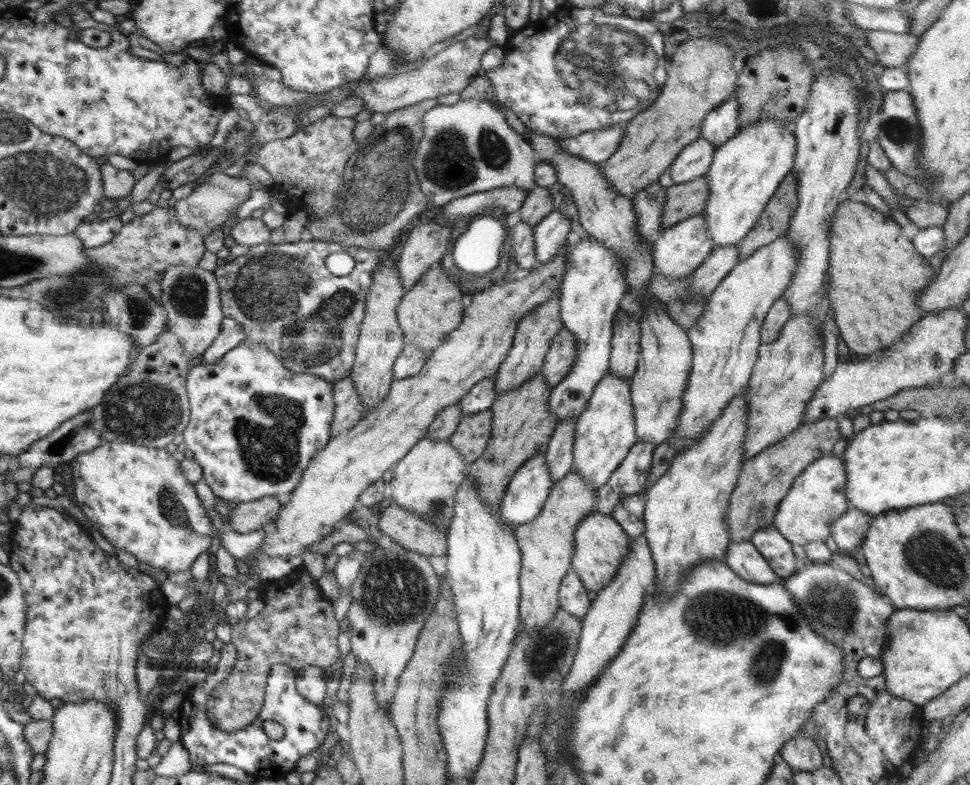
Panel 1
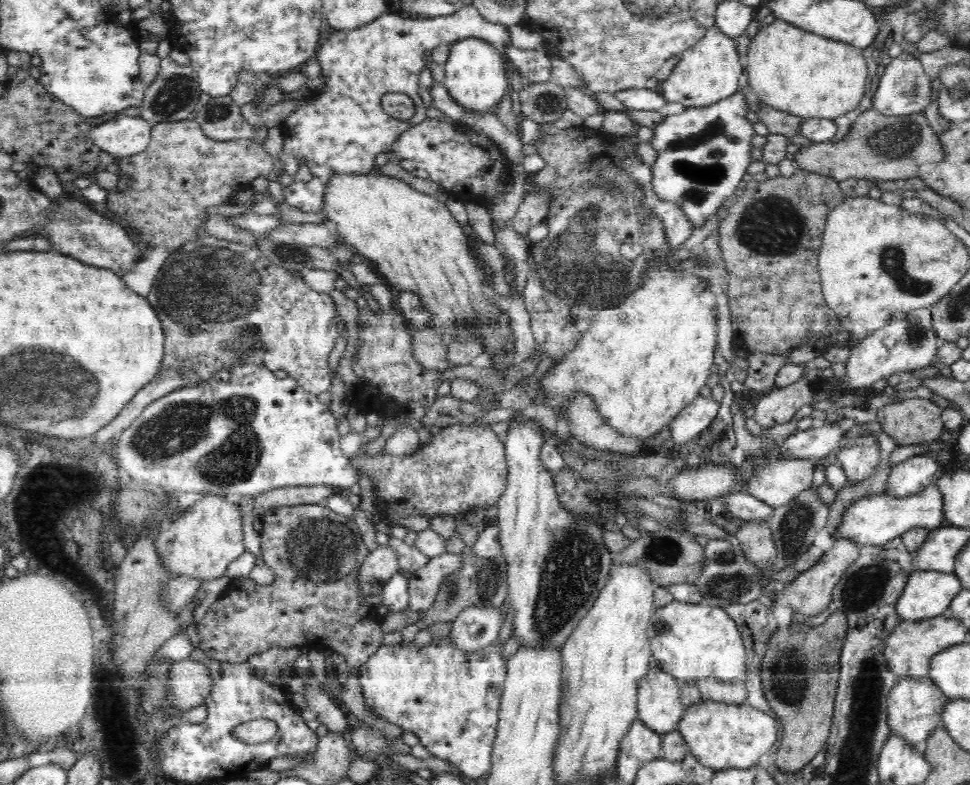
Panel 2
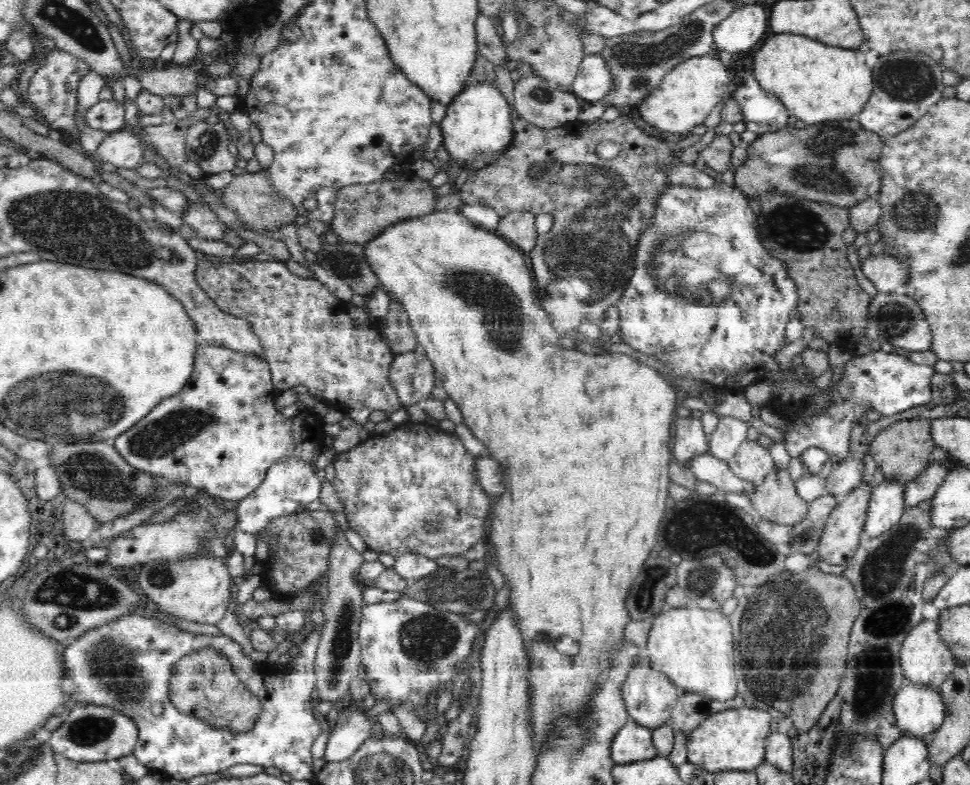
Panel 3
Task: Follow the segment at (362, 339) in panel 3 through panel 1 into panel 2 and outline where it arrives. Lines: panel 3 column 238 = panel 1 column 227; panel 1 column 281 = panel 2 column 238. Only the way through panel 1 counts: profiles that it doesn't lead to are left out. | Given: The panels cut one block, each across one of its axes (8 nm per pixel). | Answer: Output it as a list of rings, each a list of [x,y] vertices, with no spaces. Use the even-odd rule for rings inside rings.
[[[205,235],[204,242],[185,243],[171,252],[164,262],[152,290],[146,297],[164,327],[164,359],[158,374],[152,382],[146,384],[124,406],[124,410],[91,436],[94,446],[102,446],[112,436],[119,434],[134,422],[139,414],[153,400],[166,396],[173,390],[197,385],[207,381],[218,370],[228,369],[236,362],[264,365],[274,370],[285,370],[290,378],[310,394],[320,394],[330,390],[330,371],[327,359],[335,347],[335,342],[342,334],[342,324],[337,308],[328,293],[315,292],[303,280],[291,272],[278,267],[264,257],[258,247],[251,247],[234,240],[220,240]]]

